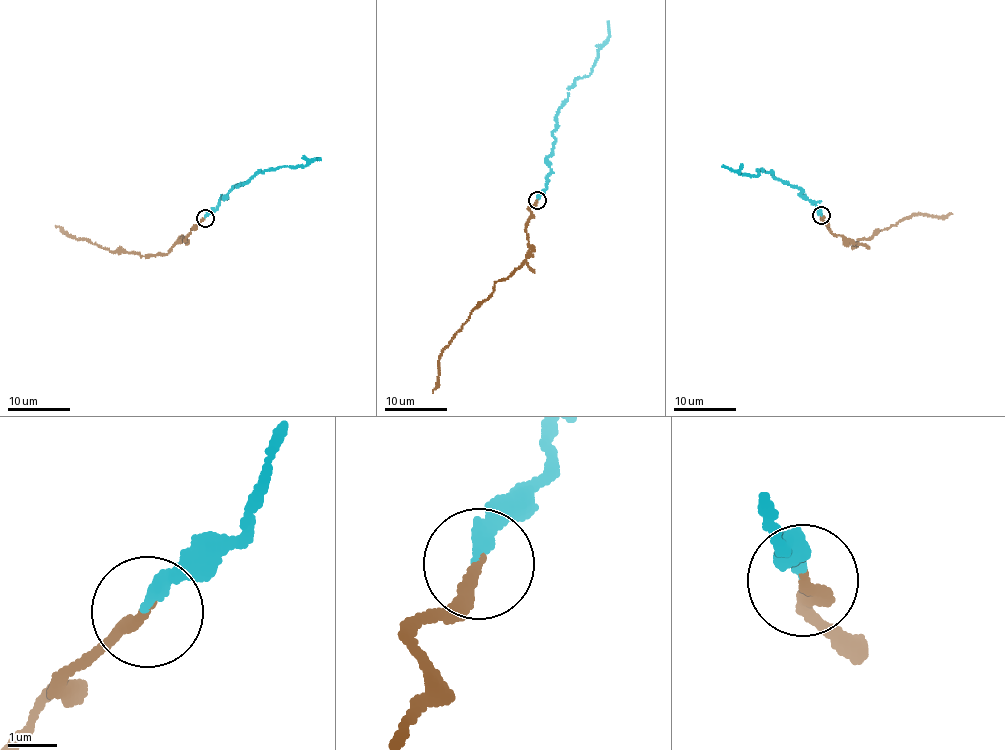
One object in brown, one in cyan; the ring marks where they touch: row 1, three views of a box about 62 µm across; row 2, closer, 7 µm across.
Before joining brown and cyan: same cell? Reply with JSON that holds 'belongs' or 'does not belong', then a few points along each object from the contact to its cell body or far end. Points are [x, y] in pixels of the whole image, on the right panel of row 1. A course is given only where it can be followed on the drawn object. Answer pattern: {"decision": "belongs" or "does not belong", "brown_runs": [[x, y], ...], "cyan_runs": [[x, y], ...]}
{"decision": "belongs", "brown_runs": [[821, 215], [830, 231], [854, 244], [852, 248], [858, 246], [856, 242], [913, 215], [952, 214]], "cyan_runs": [[821, 215], [814, 201], [800, 195], [802, 190], [764, 169], [758, 169], [757, 176], [722, 167]]}

